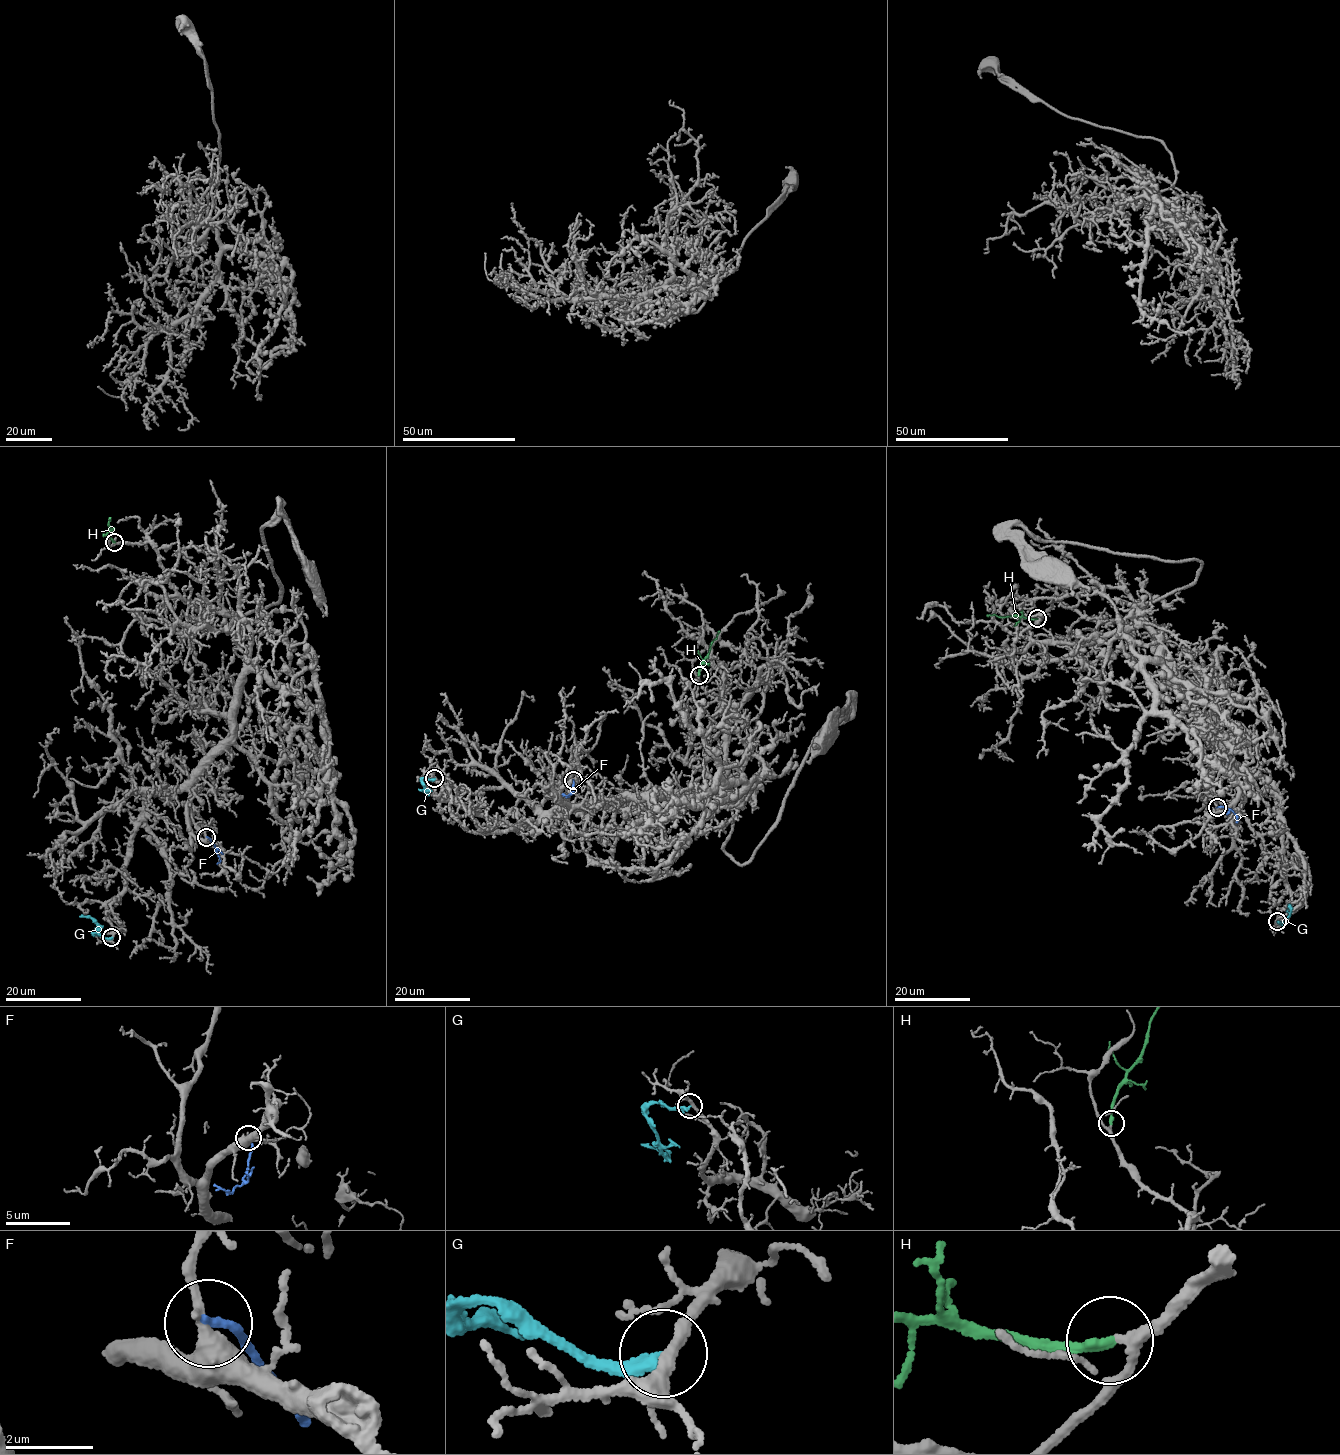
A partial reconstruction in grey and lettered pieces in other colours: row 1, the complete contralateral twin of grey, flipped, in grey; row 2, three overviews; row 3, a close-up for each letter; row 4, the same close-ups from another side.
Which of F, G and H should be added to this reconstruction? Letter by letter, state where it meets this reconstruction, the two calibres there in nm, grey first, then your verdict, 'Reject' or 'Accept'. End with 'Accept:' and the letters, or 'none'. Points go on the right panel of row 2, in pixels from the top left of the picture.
F: Touches grey at (1217, 807). Thickness 400 nm (grey) against 170 nm. Reject
G: Touches grey at (1277, 921). Thickness 260 nm (grey) against 260 nm. Reject
H: Touches grey at (1037, 618). Thickness 200 nm (grey) against 240 nm. Accept
Accept: H

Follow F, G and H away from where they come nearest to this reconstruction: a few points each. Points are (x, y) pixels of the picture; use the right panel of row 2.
F: (1217, 807), (1228, 808), (1237, 822)
G: (1277, 921), (1283, 922), (1288, 908)
H: (1037, 618), (987, 616)

